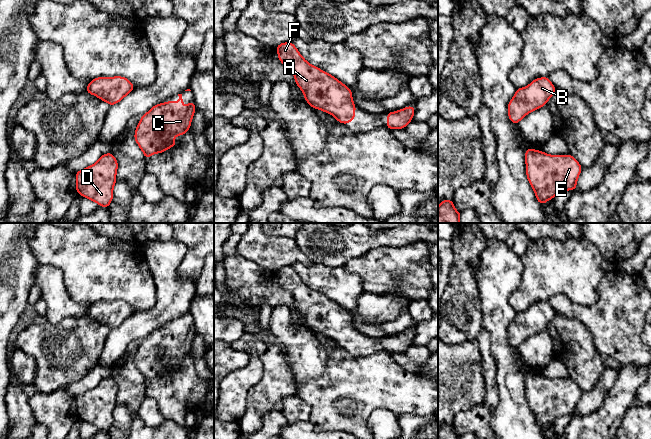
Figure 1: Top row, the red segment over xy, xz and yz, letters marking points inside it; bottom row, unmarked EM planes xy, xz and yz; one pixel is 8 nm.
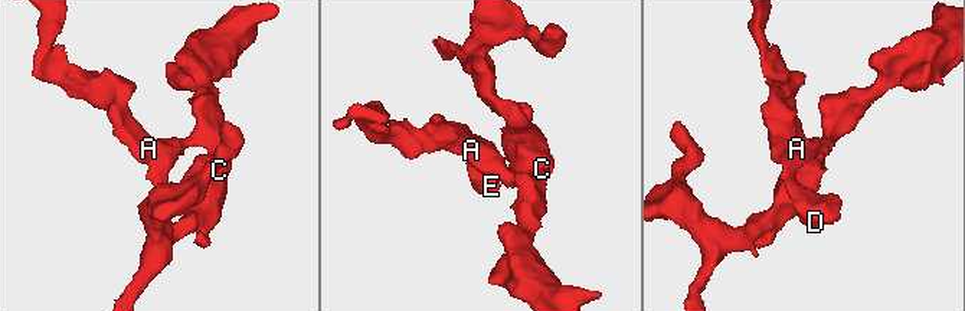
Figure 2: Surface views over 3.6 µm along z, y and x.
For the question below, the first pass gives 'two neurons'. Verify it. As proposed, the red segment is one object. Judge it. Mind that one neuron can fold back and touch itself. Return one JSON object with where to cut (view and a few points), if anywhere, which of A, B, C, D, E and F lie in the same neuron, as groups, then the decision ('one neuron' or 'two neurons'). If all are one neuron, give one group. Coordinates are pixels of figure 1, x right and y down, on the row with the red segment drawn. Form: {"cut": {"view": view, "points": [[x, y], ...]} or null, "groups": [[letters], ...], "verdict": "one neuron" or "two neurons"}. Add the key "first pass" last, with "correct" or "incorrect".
{"cut": null, "groups": [["A", "B", "C", "D", "E", "F"]], "verdict": "one neuron", "first pass": "incorrect"}

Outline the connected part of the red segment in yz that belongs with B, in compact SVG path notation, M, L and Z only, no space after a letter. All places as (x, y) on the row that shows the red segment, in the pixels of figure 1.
M548 77L537 78L528 86L518 88L508 103L510 121L518 124L530 112L545 106L555 91L556 88Z

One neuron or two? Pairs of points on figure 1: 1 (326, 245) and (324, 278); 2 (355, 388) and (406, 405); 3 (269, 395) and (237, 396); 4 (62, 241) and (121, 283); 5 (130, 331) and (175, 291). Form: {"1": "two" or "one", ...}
{"1": "two", "2": "one", "3": "two", "4": "one", "5": "one"}

